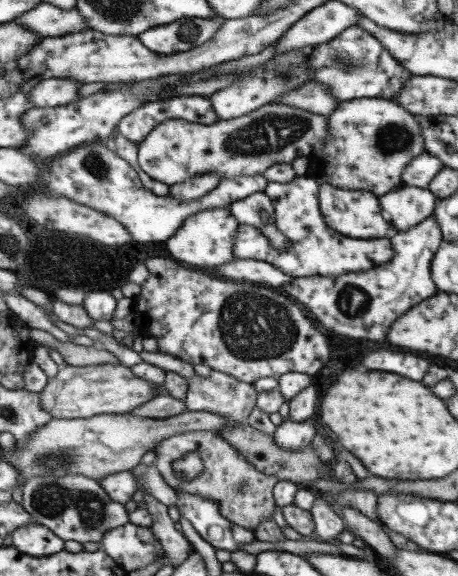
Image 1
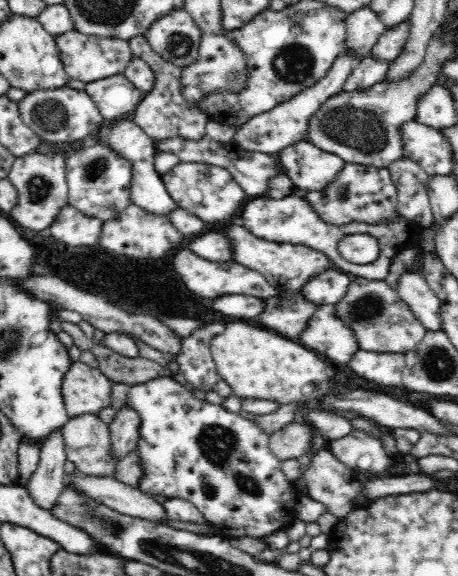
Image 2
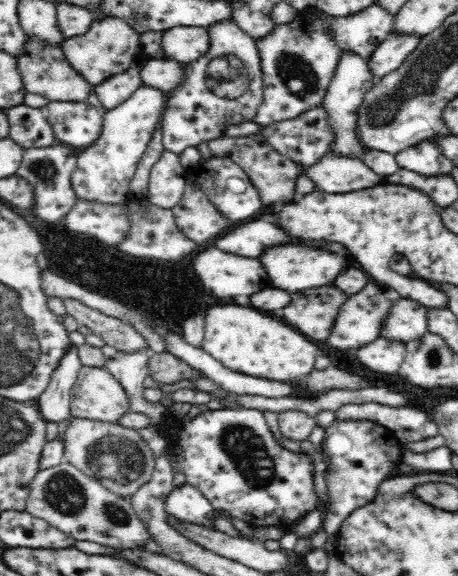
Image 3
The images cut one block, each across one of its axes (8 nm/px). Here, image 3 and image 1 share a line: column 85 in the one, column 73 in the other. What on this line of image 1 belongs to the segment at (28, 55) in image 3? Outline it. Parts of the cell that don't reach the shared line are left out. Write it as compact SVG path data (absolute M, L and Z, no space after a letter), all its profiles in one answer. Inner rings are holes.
M51 78L41 80L28 93L34 107L64 106L78 99L78 90L83 84L68 78Z

